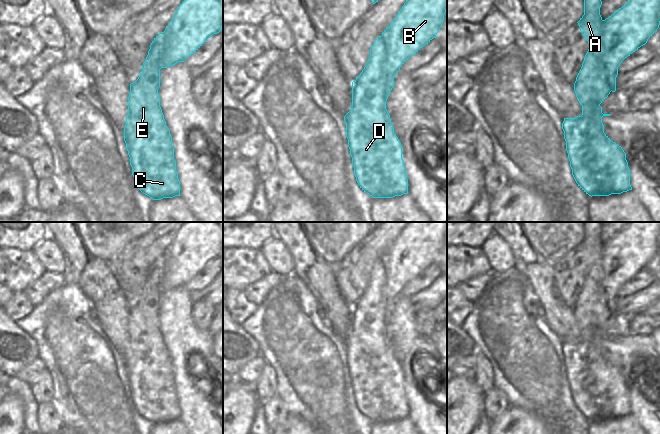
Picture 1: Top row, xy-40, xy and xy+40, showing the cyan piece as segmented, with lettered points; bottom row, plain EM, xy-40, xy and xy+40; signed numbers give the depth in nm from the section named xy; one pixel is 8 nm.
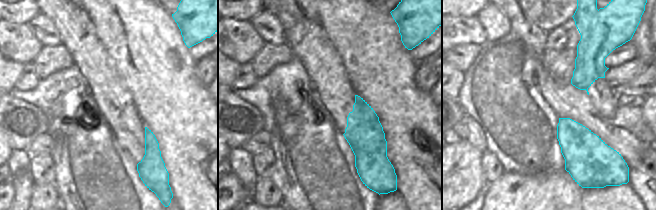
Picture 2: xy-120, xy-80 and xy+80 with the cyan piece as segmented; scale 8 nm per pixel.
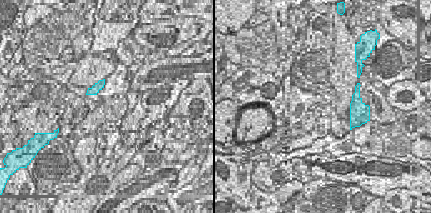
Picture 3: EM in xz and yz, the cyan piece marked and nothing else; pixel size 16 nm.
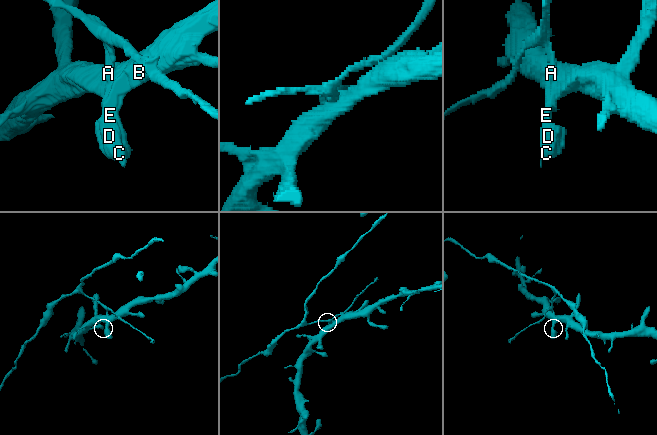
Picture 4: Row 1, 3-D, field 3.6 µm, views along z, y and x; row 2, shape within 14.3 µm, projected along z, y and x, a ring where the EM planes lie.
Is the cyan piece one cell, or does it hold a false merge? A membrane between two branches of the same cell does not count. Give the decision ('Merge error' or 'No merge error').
Merge error.

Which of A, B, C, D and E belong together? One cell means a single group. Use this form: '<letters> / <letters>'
A C D E / B

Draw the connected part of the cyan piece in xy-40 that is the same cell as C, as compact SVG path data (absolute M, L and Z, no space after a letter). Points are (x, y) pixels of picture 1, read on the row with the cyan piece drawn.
M161 32L150 45L138 79L130 84L128 115L123 133L134 181L138 189L153 200L180 196L180 181L176 171L172 137L166 125L158 95L165 47L166 33Z

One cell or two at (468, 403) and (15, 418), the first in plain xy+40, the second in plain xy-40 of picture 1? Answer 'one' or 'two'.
one

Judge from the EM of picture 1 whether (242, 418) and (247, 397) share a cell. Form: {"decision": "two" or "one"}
{"decision": "one"}

